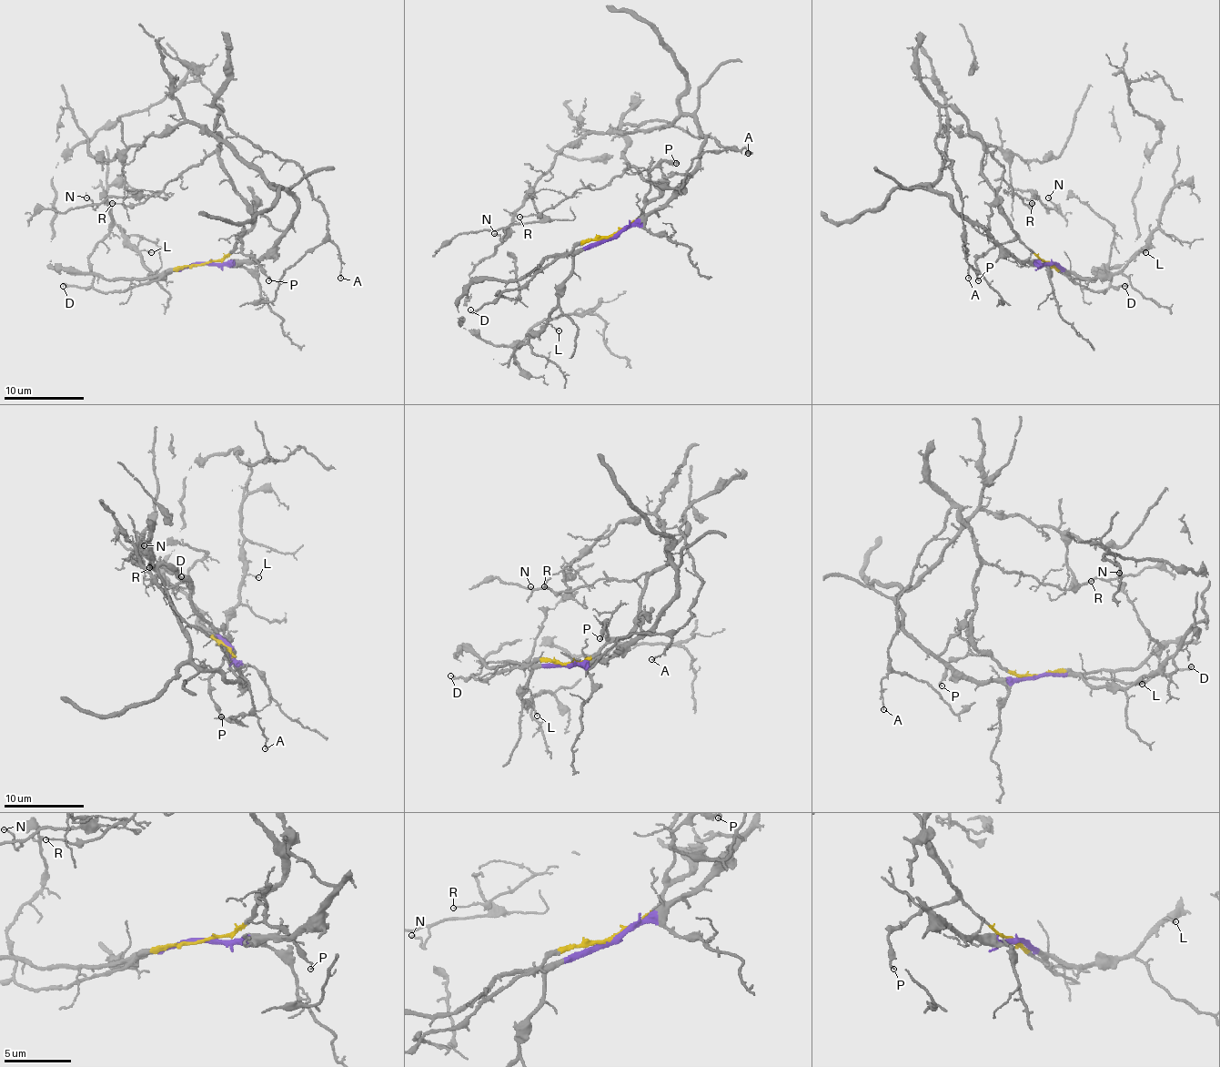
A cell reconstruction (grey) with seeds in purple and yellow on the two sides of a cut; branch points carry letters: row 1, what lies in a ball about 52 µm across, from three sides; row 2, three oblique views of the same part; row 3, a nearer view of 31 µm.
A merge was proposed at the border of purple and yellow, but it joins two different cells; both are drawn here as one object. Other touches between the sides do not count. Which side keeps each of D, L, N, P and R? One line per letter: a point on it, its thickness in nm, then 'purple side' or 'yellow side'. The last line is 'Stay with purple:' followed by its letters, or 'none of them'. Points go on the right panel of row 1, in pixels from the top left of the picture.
D: at (1124, 286); 160 nm thick; yellow side
L: at (1145, 252); 110 nm thick; purple side
N: at (1048, 198); 120 nm thick; purple side
P: at (978, 280); 140 nm thick; yellow side
R: at (1032, 203); 100 nm thick; yellow side
Stay with purple: L, N

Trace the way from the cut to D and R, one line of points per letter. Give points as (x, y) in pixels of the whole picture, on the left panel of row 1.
D: (204, 262), (174, 267), (156, 280), (112, 292), (98, 292), (90, 287), (62, 287)
R: (204, 262), (222, 260), (252, 227), (252, 215), (216, 153), (207, 155), (172, 178), (142, 203), (112, 203)

